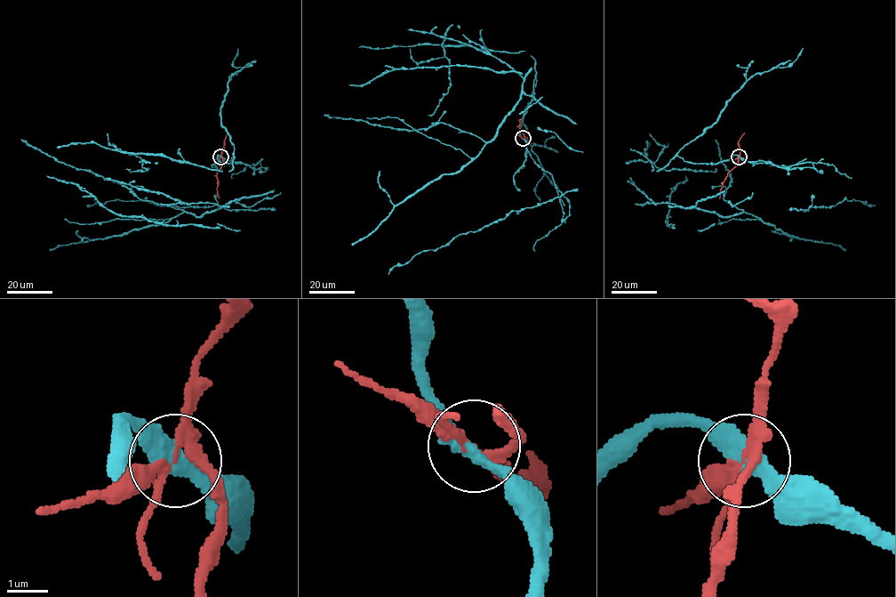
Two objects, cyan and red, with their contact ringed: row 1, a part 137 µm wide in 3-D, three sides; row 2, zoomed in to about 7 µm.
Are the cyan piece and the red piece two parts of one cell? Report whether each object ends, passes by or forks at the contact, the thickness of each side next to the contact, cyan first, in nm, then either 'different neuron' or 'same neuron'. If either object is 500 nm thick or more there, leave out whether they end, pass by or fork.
cyan passes by; red forks; calibres 400 and 200 nm; different neuron

